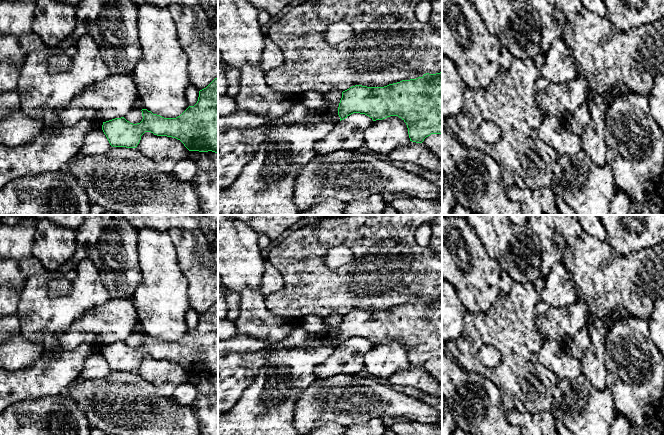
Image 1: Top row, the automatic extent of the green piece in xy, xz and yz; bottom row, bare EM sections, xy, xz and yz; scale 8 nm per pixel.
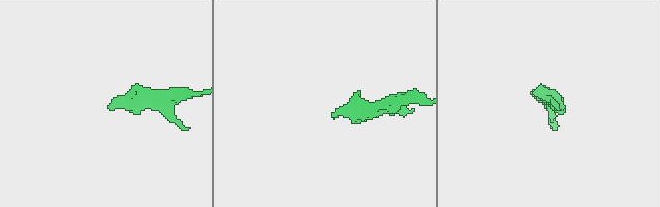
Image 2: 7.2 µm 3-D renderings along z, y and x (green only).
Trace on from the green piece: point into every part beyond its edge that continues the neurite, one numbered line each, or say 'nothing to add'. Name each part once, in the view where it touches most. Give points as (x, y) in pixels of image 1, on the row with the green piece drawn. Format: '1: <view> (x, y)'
nothing to add

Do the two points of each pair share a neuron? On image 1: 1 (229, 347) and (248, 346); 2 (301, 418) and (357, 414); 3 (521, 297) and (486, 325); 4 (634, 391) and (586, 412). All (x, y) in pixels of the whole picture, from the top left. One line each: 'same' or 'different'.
1: same
2: same
3: different
4: different

